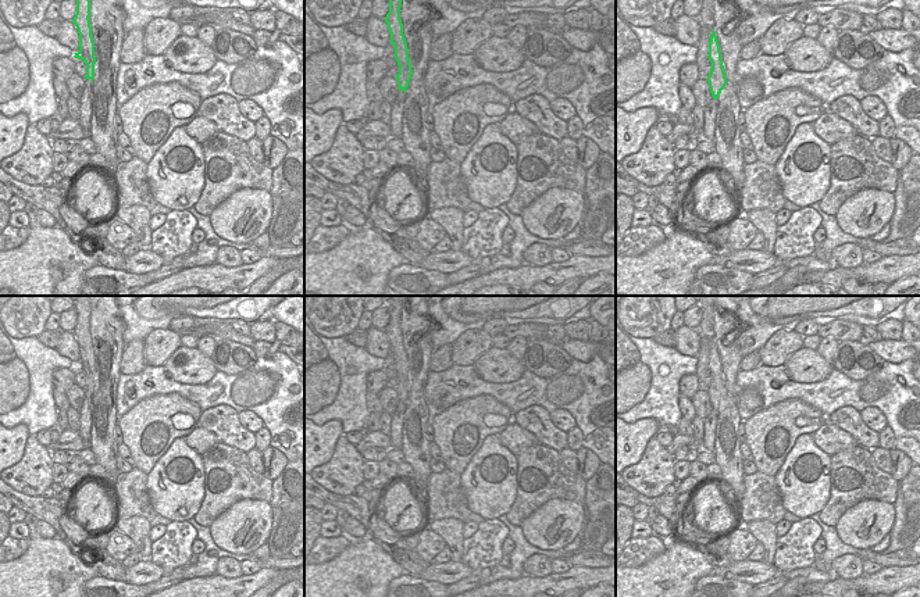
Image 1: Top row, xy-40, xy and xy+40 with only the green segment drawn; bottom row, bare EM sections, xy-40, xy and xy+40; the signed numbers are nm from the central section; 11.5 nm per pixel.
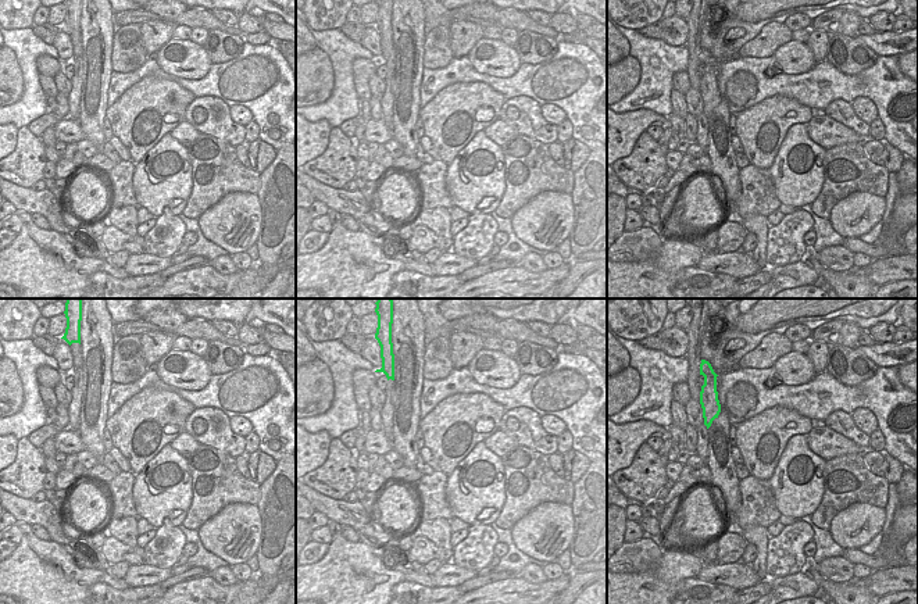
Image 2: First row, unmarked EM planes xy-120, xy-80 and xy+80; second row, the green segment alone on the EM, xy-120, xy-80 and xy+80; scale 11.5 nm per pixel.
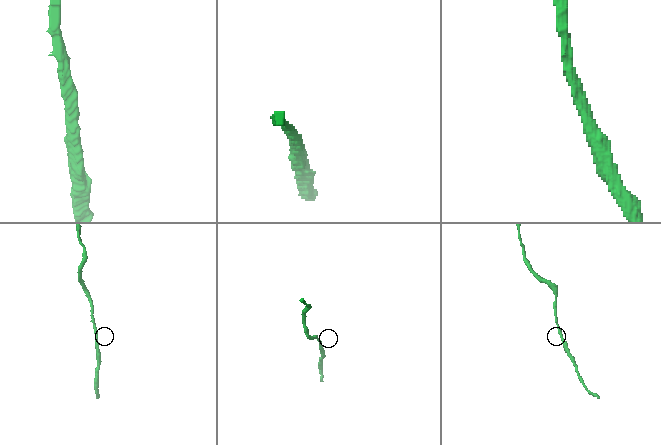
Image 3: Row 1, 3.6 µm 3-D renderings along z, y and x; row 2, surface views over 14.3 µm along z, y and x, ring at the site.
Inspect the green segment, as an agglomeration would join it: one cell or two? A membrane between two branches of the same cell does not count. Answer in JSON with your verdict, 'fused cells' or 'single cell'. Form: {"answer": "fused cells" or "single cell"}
{"answer": "single cell"}

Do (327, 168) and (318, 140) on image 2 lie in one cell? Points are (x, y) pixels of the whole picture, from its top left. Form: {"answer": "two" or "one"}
{"answer": "two"}

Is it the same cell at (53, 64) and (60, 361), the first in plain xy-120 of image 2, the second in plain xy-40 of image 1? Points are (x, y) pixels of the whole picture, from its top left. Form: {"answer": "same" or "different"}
{"answer": "different"}

